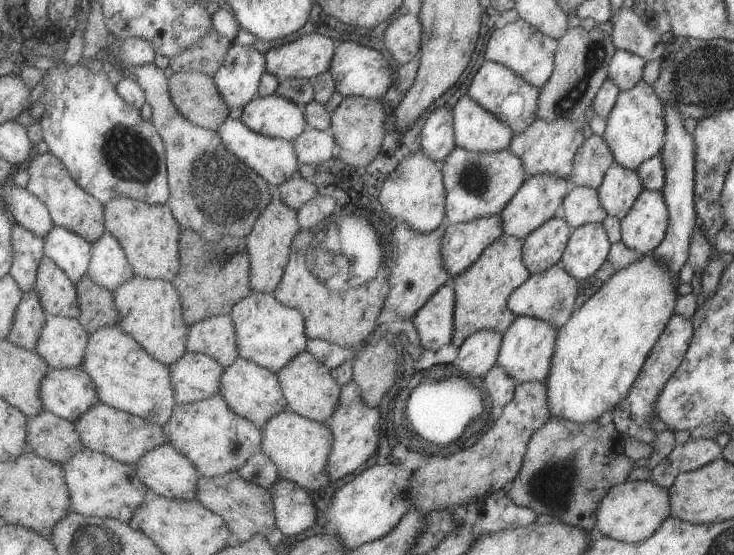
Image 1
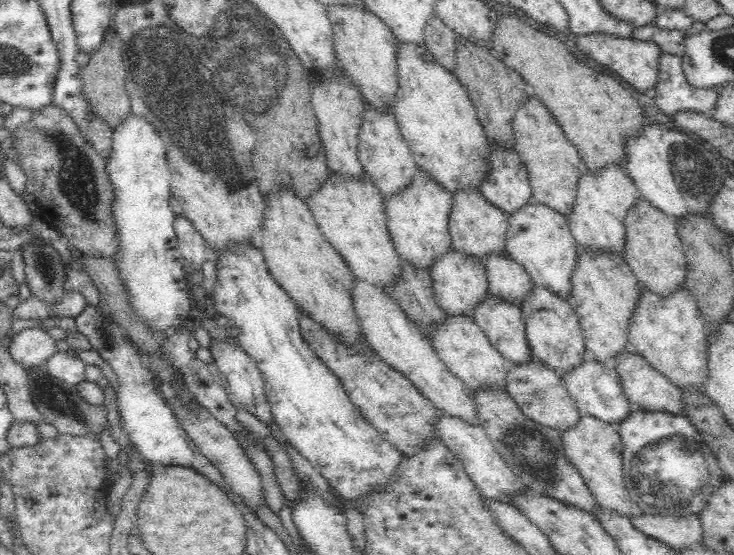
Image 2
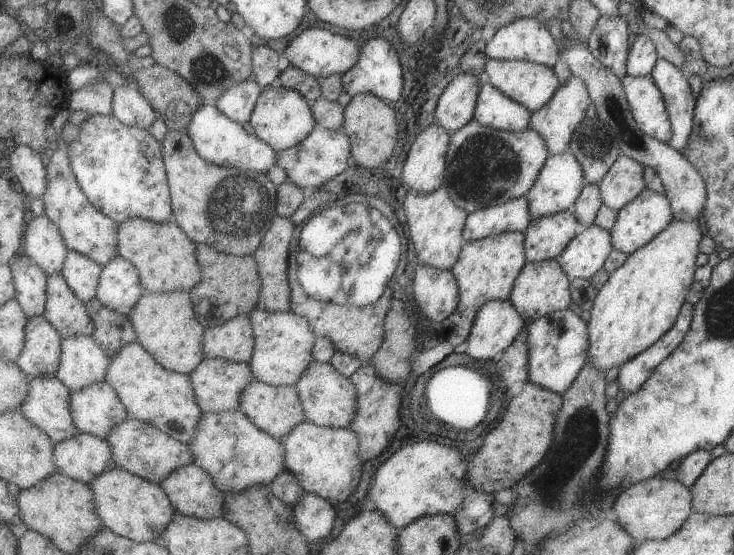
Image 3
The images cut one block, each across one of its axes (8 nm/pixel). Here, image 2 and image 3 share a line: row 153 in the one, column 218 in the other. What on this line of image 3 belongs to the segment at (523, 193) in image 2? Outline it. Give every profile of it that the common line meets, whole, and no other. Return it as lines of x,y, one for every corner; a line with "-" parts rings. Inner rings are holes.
195,463
179,468
161,485
180,513
203,520
225,516
227,493
215,484
207,469

